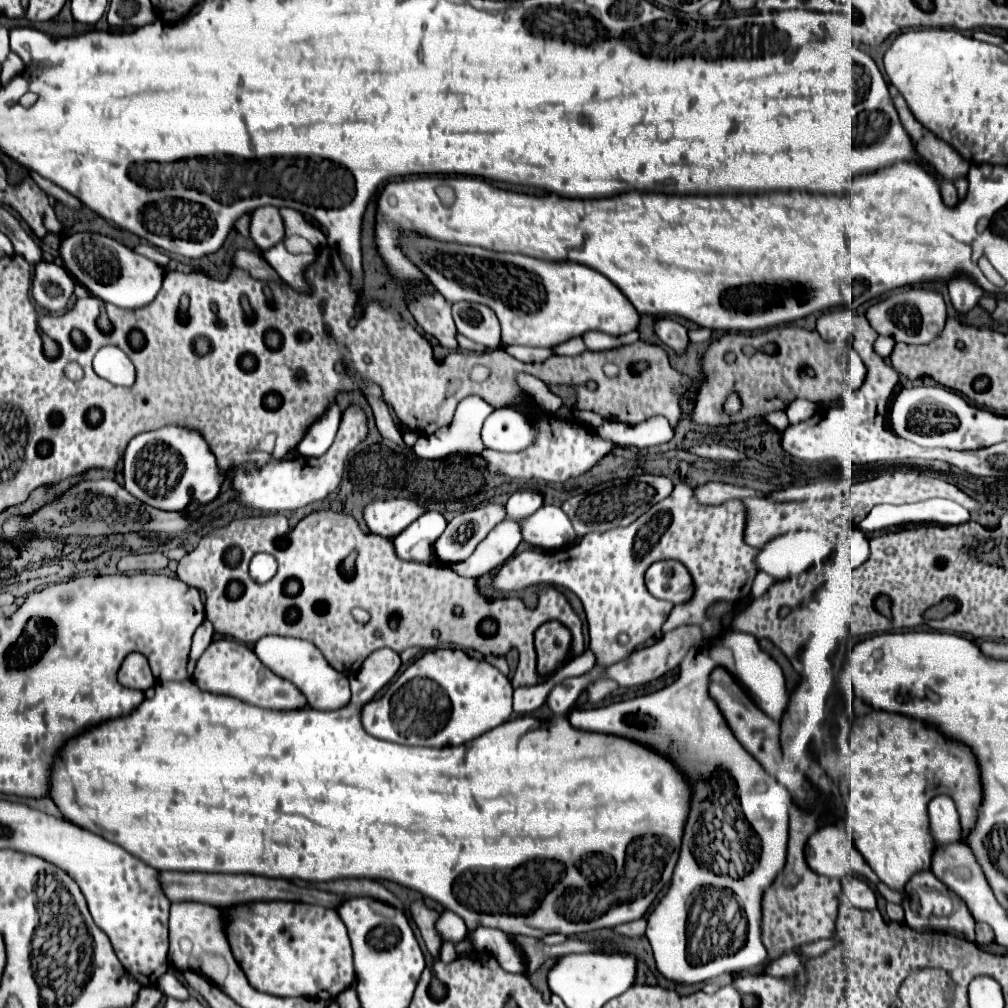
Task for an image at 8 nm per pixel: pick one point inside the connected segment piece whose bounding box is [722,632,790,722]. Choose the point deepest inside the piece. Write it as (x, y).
(765, 684)

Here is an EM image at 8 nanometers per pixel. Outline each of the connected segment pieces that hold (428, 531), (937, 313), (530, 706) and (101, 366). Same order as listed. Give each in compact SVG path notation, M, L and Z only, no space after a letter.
M438 512L422 514L418 520L414 520L414 524L410 524L404 532L400 532L400 536L392 540L396 556L400 556L402 560L424 562L424 564L436 562L432 544L444 532L444 528L446 520L442 514Z
M904 288L892 292L888 298L876 302L866 310L866 318L870 326L880 336L890 336L894 342L904 344L928 344L932 342L942 330L946 322L946 302L944 298L934 290L924 288Z
M548 680L544 684L536 684L528 688L516 688L514 690L514 712L526 714L526 712L538 710L546 702L546 696L552 690L552 686L554 684Z
M104 346L93 359L93 368L104 380L130 388L136 382L134 366L127 355L115 346Z

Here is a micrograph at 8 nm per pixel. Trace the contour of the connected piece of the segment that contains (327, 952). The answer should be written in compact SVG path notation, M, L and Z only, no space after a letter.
M250 902L230 912L226 932L236 962L258 992L284 998L336 998L354 984L348 932L334 908L304 902Z

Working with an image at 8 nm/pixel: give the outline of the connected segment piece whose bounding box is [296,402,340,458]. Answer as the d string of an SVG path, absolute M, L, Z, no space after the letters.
M330 404L328 412L324 412L310 428L304 432L302 440L296 446L296 452L306 458L318 458L322 456L334 442L336 430L340 422L340 408L338 404Z

